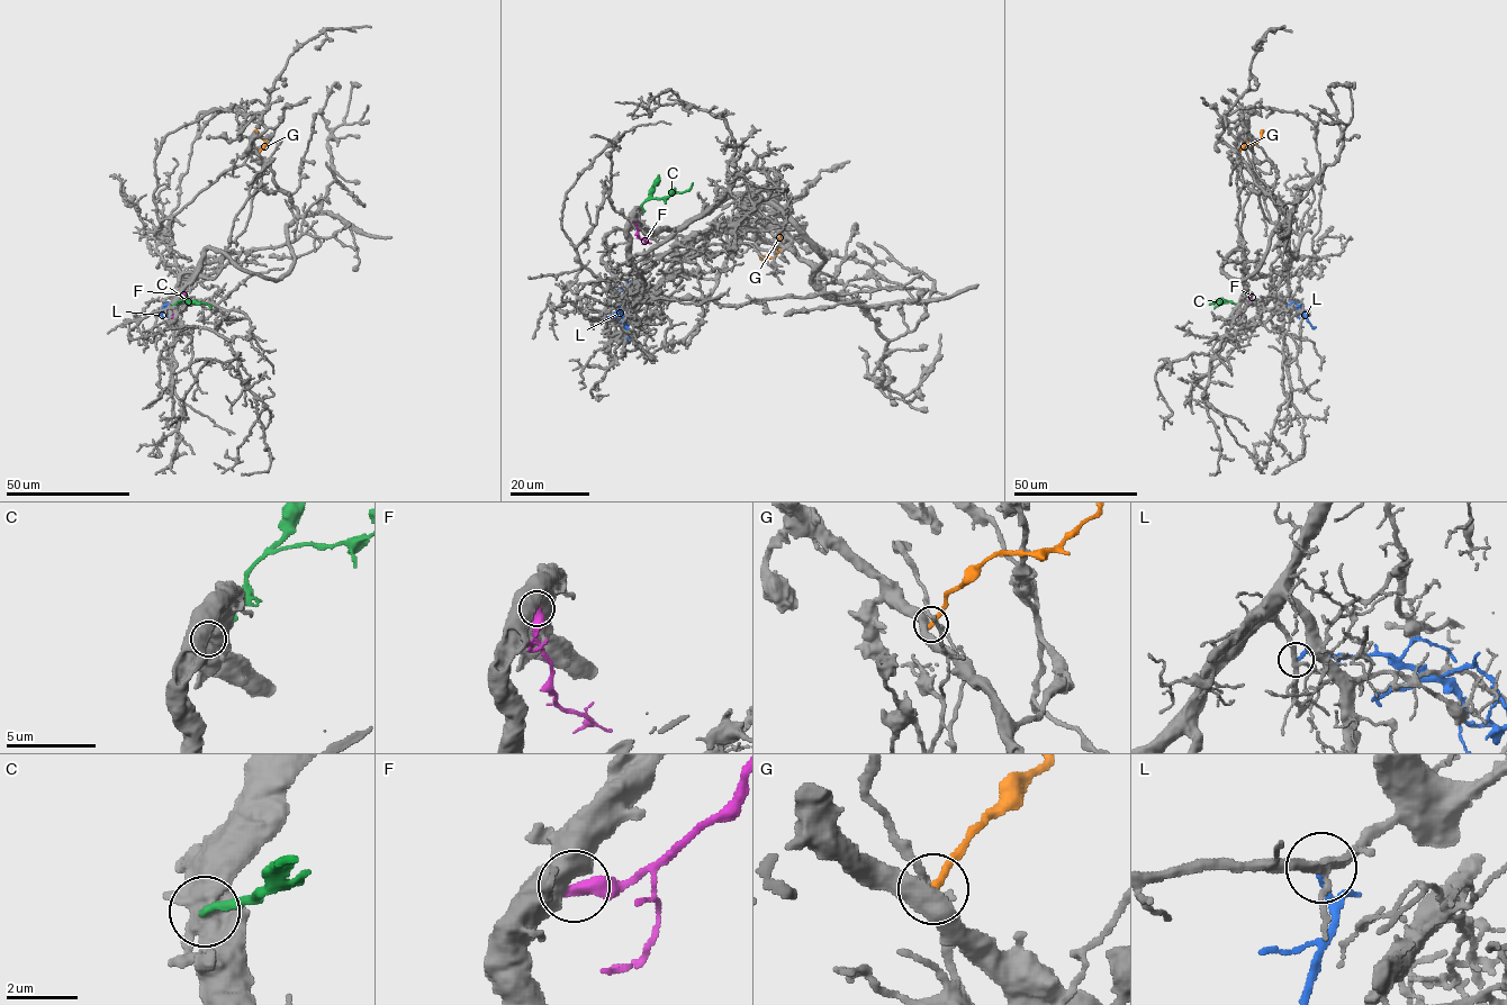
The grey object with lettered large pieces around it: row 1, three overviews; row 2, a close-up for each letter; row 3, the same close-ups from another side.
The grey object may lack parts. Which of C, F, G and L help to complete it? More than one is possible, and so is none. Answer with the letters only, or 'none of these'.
none of these

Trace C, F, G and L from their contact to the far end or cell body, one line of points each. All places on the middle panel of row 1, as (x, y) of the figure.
C: (632, 219), (647, 200), (684, 192), (693, 182)
F: (634, 216), (639, 236), (650, 244)
G: (767, 219), (779, 233), (781, 246), (773, 257), (760, 259)
L: (625, 279), (619, 311), (630, 331), (629, 343)

